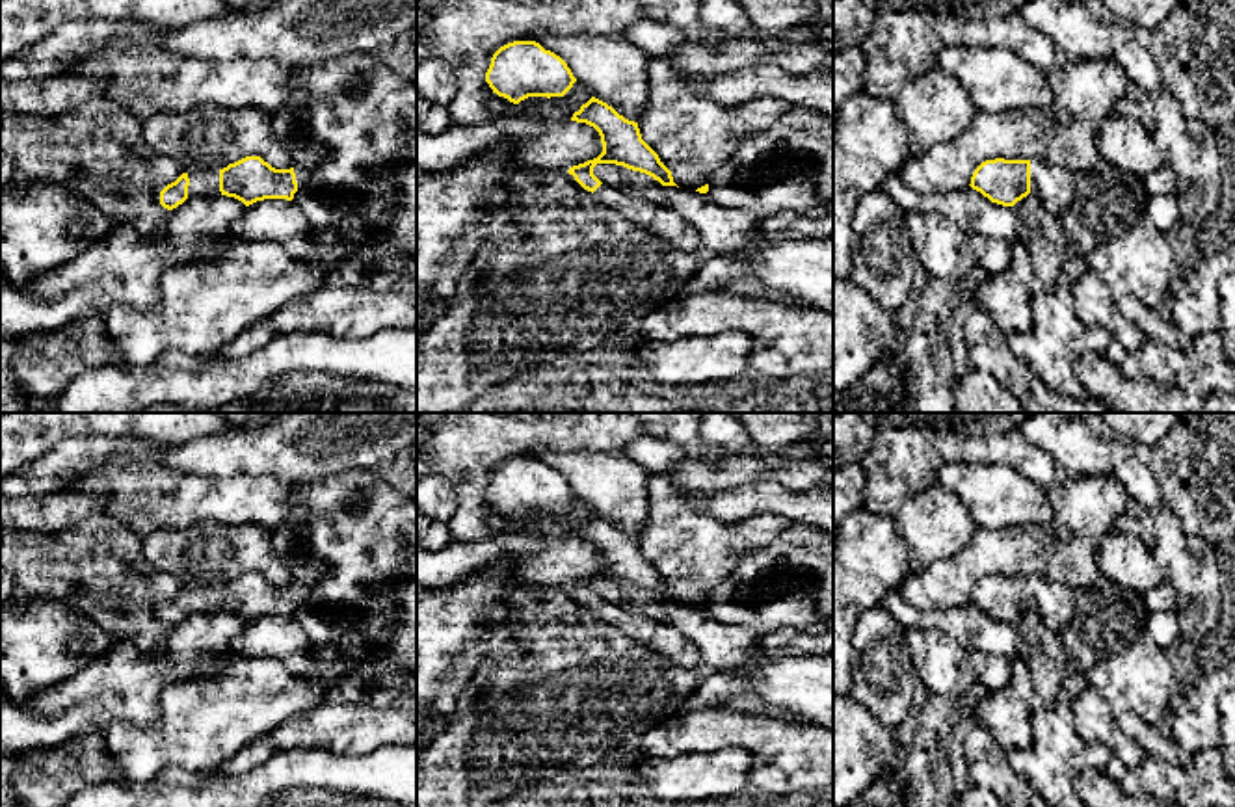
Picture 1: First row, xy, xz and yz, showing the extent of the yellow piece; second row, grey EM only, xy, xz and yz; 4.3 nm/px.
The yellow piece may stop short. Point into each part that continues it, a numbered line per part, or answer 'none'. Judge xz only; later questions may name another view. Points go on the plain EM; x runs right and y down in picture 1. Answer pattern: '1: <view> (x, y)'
1: xz (661, 638)

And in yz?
1: yz (1057, 603)

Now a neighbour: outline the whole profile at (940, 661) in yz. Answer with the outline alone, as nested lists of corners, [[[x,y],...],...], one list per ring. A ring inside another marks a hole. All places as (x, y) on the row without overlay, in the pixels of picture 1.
[[[906,627],[904,640],[923,690],[963,697],[978,682],[967,662],[967,649],[949,634],[934,627]]]

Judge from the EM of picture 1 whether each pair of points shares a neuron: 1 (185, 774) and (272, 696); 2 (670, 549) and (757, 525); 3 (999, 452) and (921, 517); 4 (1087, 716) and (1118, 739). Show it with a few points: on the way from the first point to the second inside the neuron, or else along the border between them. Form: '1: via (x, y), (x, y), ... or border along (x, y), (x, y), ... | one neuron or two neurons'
1: border along (190, 767), (164, 767), (149, 781) | two neurons
2: via (692, 549), (711, 549), (735, 538) | one neuron
3: border along (934, 480), (912, 493), (899, 508) | two neurons
4: via (1094, 720), (1111, 735) | one neuron

